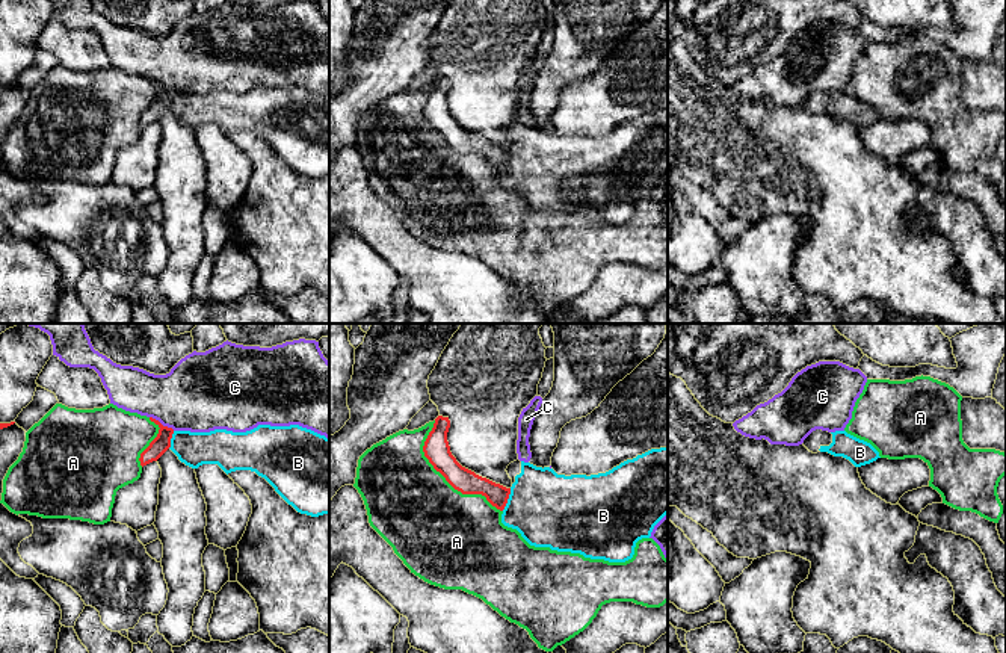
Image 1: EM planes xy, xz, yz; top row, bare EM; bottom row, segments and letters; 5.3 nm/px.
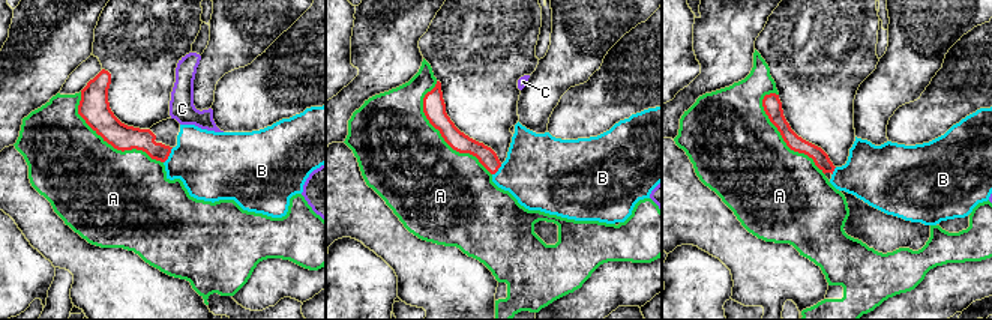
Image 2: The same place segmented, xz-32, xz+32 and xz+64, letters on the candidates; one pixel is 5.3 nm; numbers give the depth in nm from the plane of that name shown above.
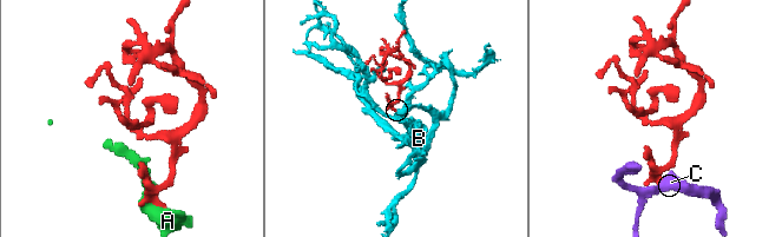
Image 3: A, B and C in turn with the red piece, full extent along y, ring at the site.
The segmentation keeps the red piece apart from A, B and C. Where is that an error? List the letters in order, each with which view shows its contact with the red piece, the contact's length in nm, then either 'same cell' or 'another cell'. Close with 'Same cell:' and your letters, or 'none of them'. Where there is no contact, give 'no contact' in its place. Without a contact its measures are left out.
A: xz | 600 nm | another cell
B: xz | 130 nm | same cell
C: xy | 150 nm | another cell
Same cell: B

